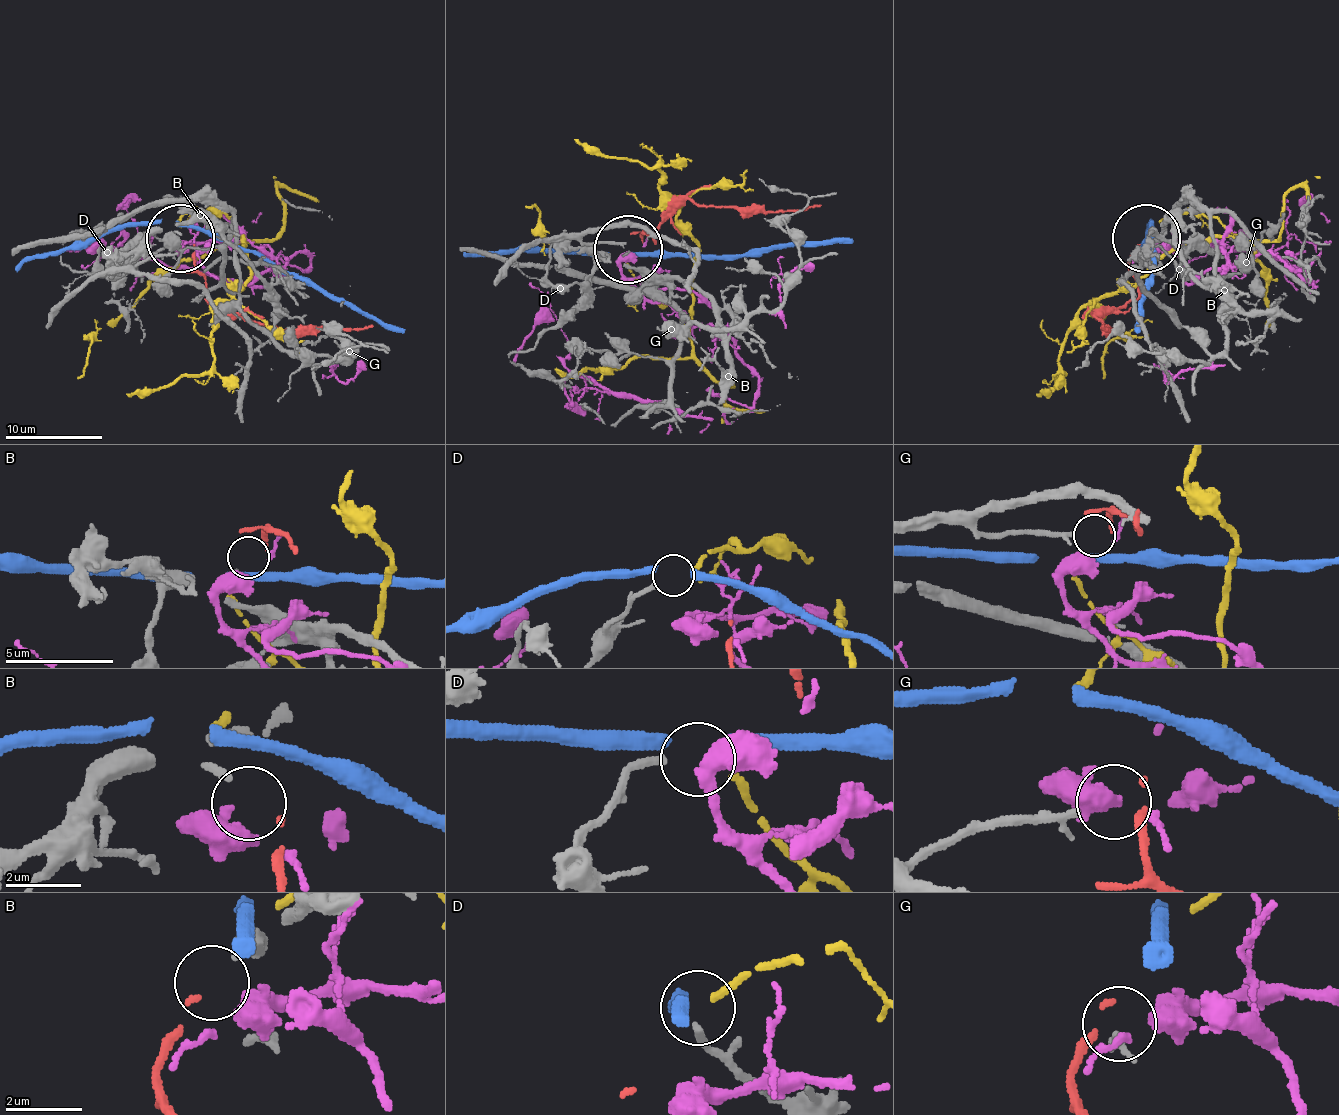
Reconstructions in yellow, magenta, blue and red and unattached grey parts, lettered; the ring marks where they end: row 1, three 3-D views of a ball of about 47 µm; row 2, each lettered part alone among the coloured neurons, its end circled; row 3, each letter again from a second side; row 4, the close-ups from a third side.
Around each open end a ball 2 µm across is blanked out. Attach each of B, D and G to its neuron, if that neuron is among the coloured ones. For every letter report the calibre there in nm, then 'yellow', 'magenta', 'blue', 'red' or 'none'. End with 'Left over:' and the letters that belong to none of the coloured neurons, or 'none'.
B: 200 nm thick; red
D: 200 nm thick; yellow
G: 240 nm thick; none
Left over: G

